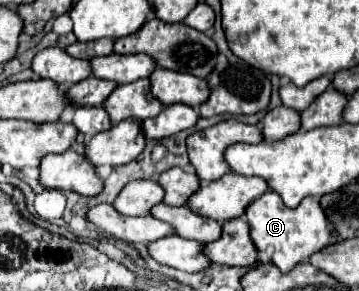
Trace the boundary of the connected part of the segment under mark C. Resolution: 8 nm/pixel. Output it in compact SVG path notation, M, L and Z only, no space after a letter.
M268 190L268 194L262 194L260 198L256 198L256 202L248 204L246 220L250 224L250 238L252 238L254 246L260 252L270 248L272 250L270 262L276 264L282 272L292 270L296 264L306 262L310 254L318 252L320 248L328 246L330 242L338 240L338 236L332 234L332 228L326 222L326 216L320 208L318 198L304 198L304 202L300 202L300 206L288 208L276 192Z

